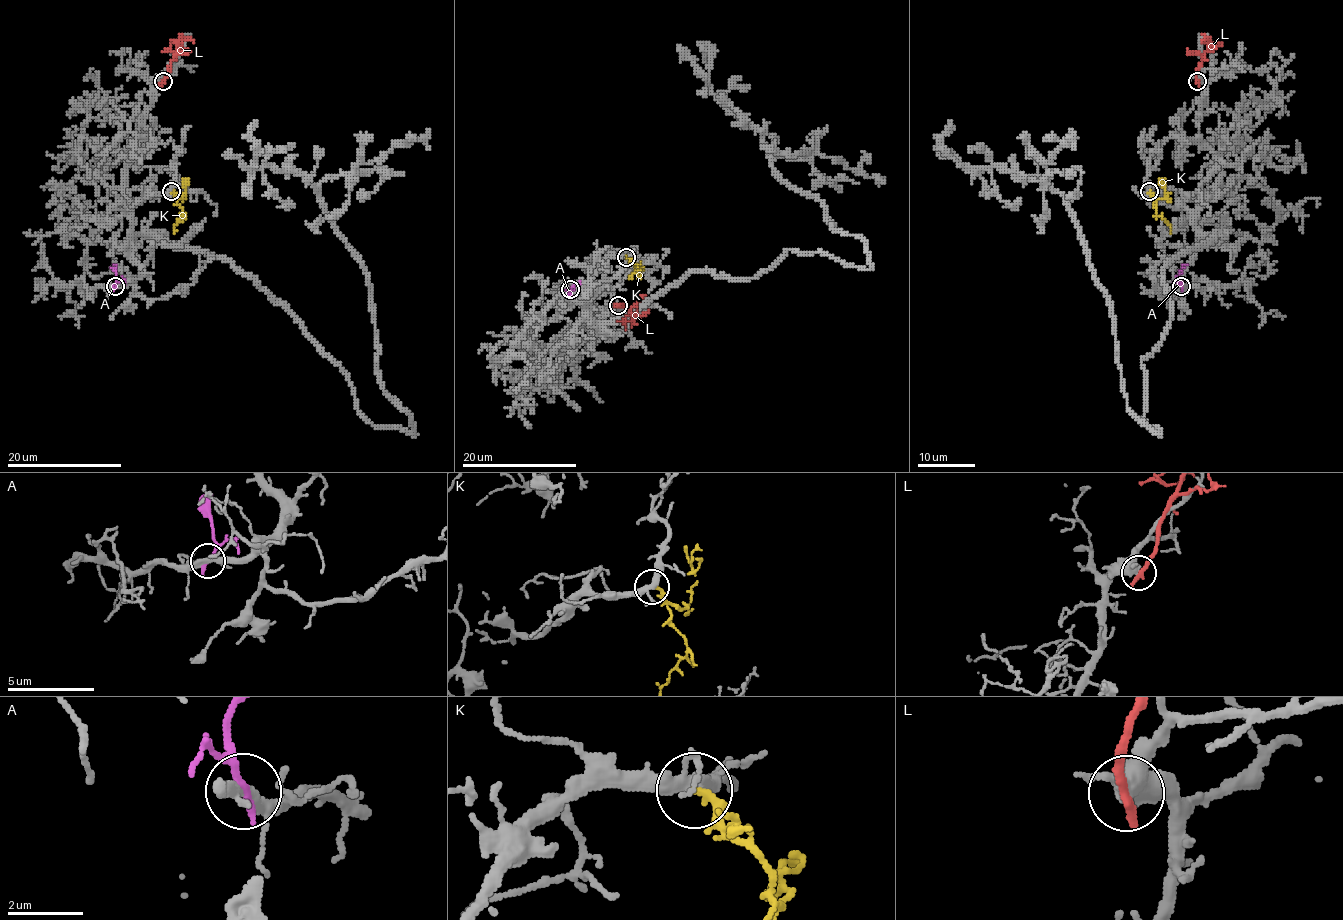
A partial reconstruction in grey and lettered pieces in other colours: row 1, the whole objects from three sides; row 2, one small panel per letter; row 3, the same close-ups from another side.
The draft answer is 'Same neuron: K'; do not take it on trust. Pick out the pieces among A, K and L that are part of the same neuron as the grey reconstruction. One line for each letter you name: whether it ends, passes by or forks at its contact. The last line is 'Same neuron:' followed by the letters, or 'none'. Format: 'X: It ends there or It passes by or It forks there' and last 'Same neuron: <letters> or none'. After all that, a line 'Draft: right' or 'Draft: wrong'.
K: It ends there
Same neuron: K
Draft: right

